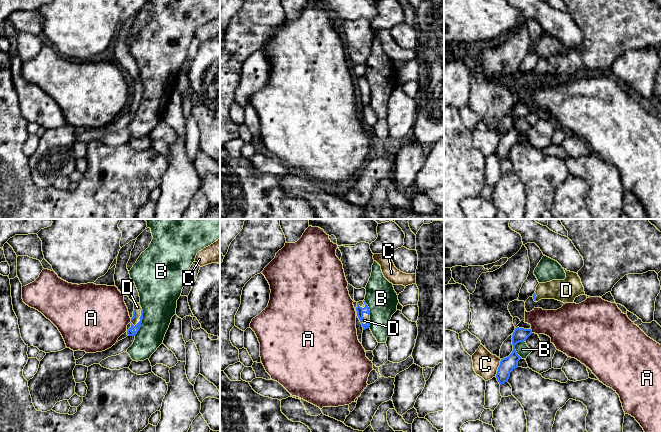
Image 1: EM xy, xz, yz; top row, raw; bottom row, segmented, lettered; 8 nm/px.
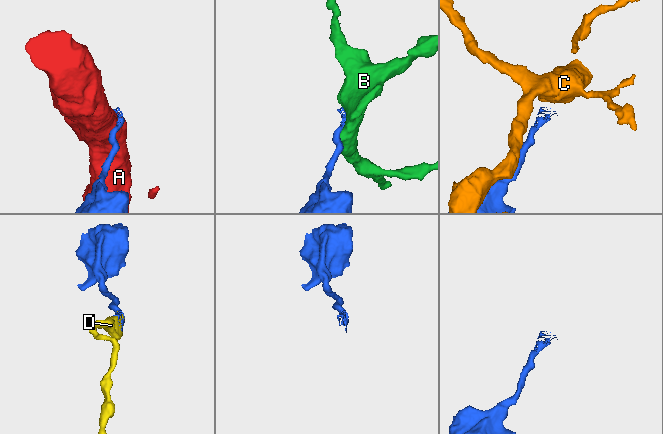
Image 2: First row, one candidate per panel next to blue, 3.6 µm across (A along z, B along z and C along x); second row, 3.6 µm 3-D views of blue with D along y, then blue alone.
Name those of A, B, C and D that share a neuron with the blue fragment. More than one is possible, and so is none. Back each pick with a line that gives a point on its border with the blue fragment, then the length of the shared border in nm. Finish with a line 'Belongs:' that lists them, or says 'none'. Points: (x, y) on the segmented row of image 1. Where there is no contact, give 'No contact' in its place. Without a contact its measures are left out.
D: Touches blue at xy (139, 318). Shared border 160 nm
Belongs: D

